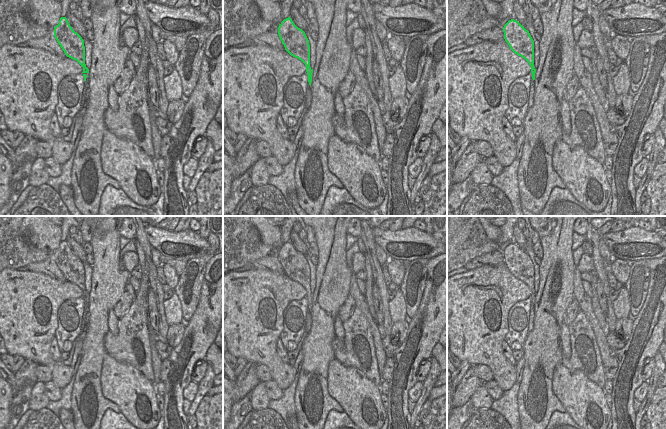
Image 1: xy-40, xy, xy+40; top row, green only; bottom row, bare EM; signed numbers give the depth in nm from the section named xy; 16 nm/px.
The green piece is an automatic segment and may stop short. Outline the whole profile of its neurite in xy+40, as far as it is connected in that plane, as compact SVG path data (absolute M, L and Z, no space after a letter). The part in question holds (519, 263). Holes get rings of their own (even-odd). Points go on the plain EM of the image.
M509 244L503 251L504 263L510 273L524 282L531 290L531 308L529 317L528 332L531 332L534 327L534 304L536 293L534 291L534 265L528 254L524 252L517 244Z

